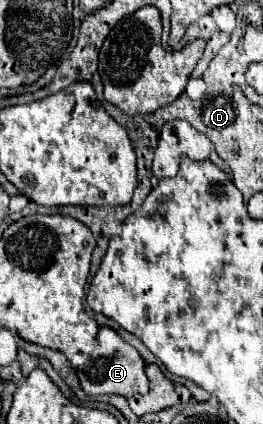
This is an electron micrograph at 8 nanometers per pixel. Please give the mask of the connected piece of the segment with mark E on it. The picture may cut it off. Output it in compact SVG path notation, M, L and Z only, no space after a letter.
M108 326L100 328L96 342L98 342L98 352L96 352L94 360L88 360L88 364L84 364L78 370L78 378L80 378L80 384L86 394L132 396L132 394L146 394L150 390L150 382L146 376L146 362L142 360L142 356L138 354L138 350L134 346L130 346L128 342L124 342L120 338L120 334L114 328L108 328Z

